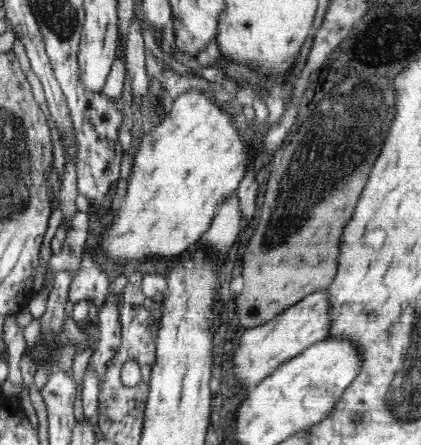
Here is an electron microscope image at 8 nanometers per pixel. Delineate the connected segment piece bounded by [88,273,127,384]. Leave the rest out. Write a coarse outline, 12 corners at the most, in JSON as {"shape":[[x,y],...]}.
{"shape":[[126,273],[114,281],[98,312],[99,341],[88,366],[98,384],[122,342],[119,294]]}

